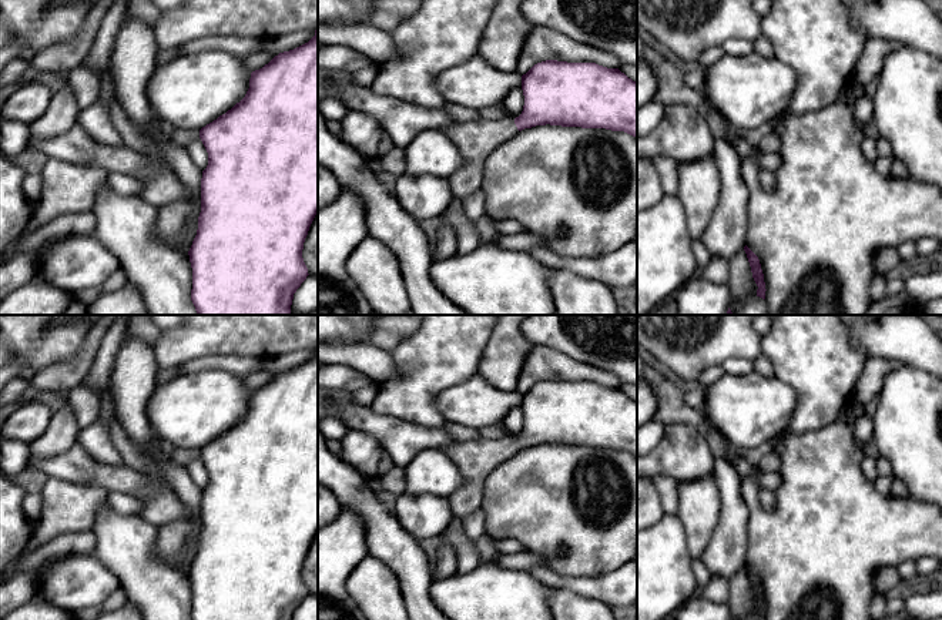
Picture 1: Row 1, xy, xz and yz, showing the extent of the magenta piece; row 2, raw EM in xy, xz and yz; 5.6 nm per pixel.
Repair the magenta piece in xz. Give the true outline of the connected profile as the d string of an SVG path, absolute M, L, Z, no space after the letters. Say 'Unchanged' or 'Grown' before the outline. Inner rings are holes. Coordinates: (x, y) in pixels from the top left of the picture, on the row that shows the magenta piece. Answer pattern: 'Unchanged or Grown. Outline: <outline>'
Grown. Outline: M546 60L534 64L522 76L522 90L524 105L519 117L453 123L443 130L443 134L455 143L463 157L462 167L447 178L453 200L463 204L467 197L477 192L482 188L483 165L487 155L524 128L546 124L606 128L624 131L637 138L637 83L618 68L607 68L596 63Z

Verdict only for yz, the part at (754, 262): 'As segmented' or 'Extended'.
As segmented

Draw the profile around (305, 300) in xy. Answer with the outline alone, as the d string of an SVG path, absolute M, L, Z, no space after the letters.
M306 277L294 294L291 309L298 315L309 315L318 309L318 277Z

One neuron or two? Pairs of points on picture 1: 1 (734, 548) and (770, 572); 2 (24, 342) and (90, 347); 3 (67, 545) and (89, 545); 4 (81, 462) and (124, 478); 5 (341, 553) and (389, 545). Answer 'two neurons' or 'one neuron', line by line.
1: two neurons
2: two neurons
3: one neuron
4: one neuron
5: two neurons

